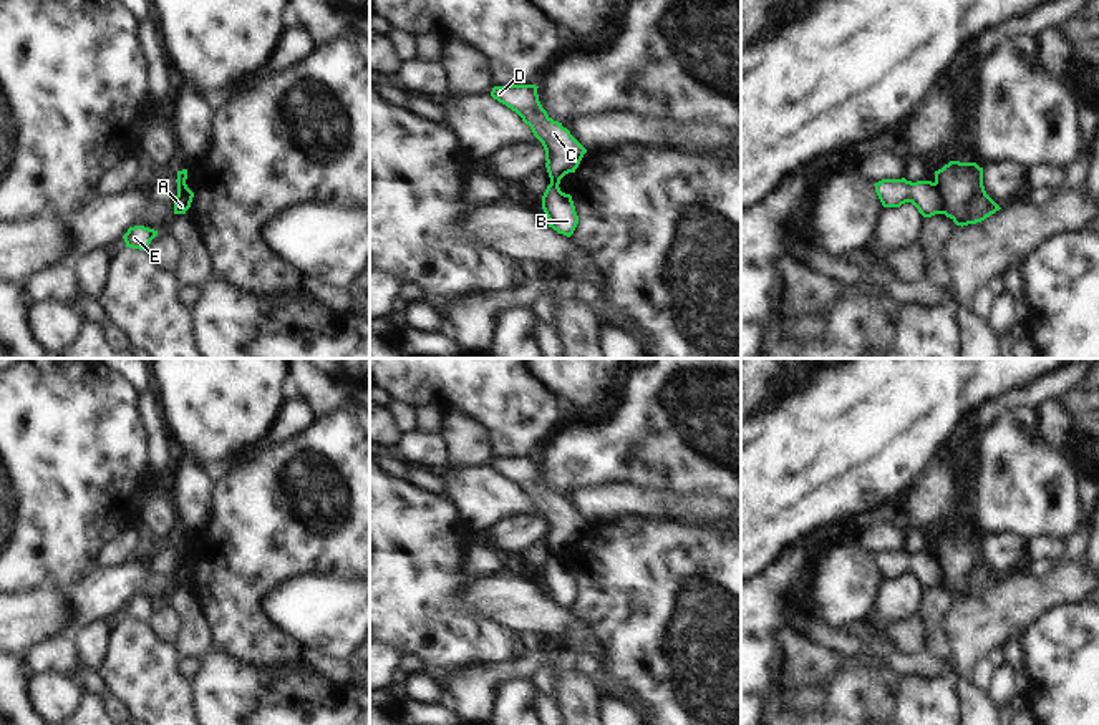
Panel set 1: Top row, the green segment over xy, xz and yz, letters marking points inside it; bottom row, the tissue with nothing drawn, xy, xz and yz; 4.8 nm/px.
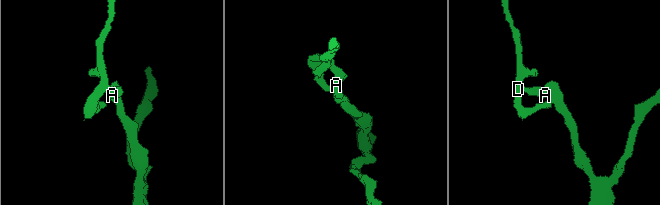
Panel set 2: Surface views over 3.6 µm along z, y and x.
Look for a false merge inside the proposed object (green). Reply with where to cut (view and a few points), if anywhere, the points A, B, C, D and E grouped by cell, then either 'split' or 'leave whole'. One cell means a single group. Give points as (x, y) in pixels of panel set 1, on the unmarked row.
cut in yz along (935, 553), (940, 563), (942, 584); A C D E / B; split

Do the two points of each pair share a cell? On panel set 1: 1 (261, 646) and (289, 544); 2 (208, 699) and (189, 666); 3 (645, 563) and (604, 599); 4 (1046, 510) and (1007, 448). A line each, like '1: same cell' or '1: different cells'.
1: same cell
2: different cells
3: same cell
4: same cell

